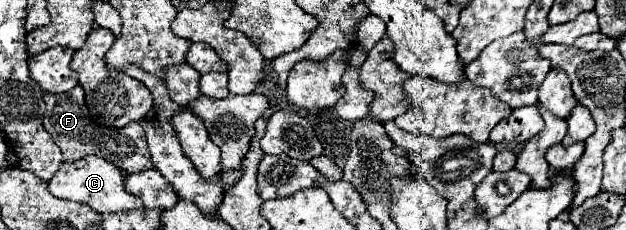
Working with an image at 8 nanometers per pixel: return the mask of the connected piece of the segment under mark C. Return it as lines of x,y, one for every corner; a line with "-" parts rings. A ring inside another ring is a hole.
87,156
77,162
63,162
57,174
49,182
49,192
55,198
65,198
65,200
87,204
91,210
99,214
113,214
113,212
127,212
127,210
143,208
143,202
125,190
123,178
125,178
125,172
113,166
111,162
99,156

